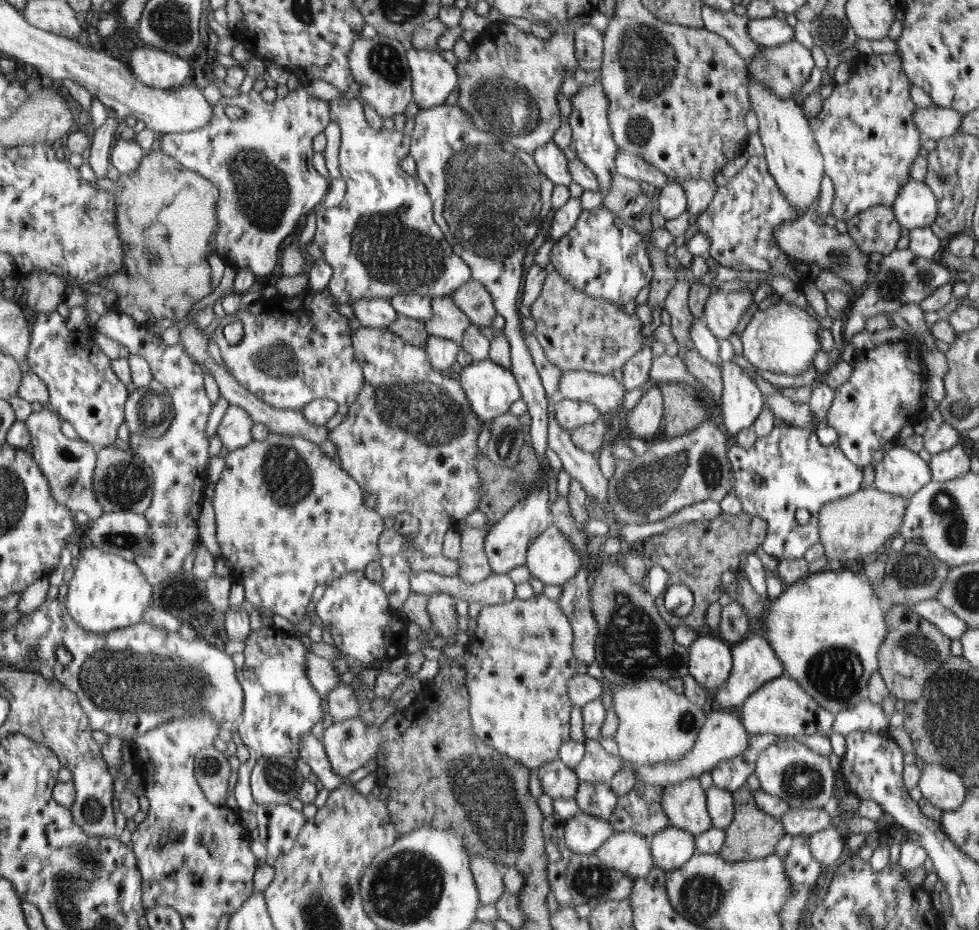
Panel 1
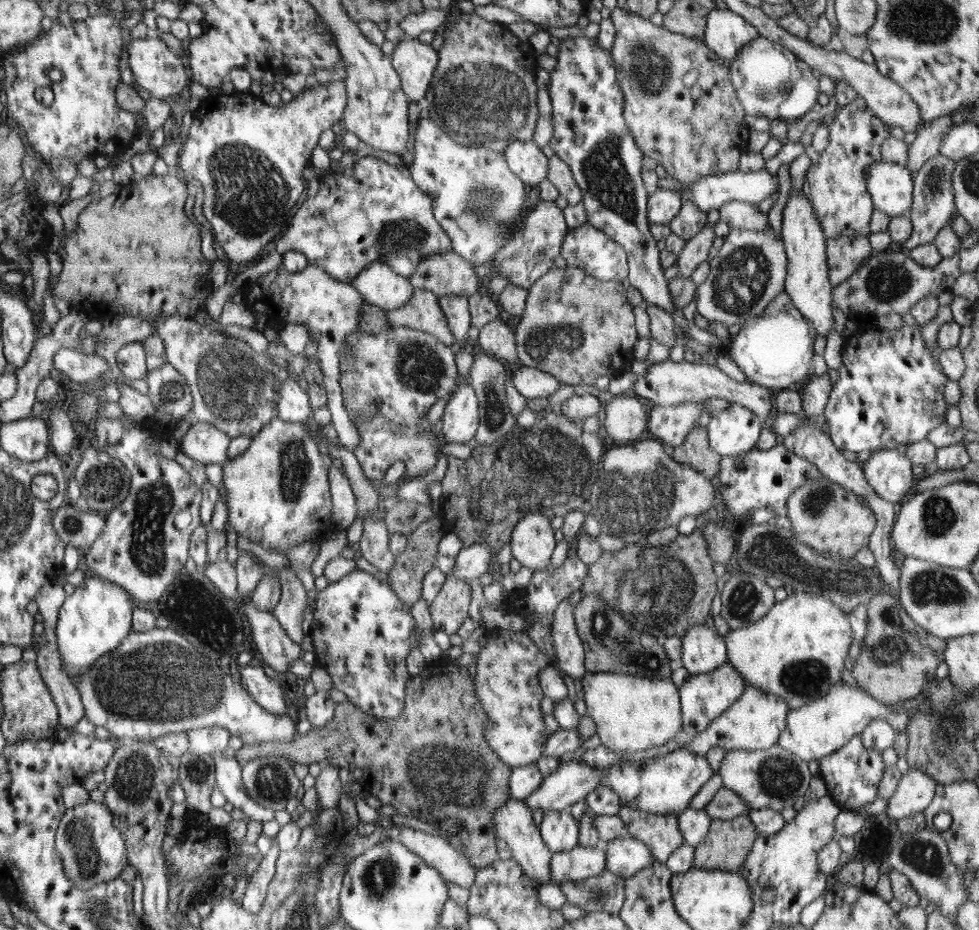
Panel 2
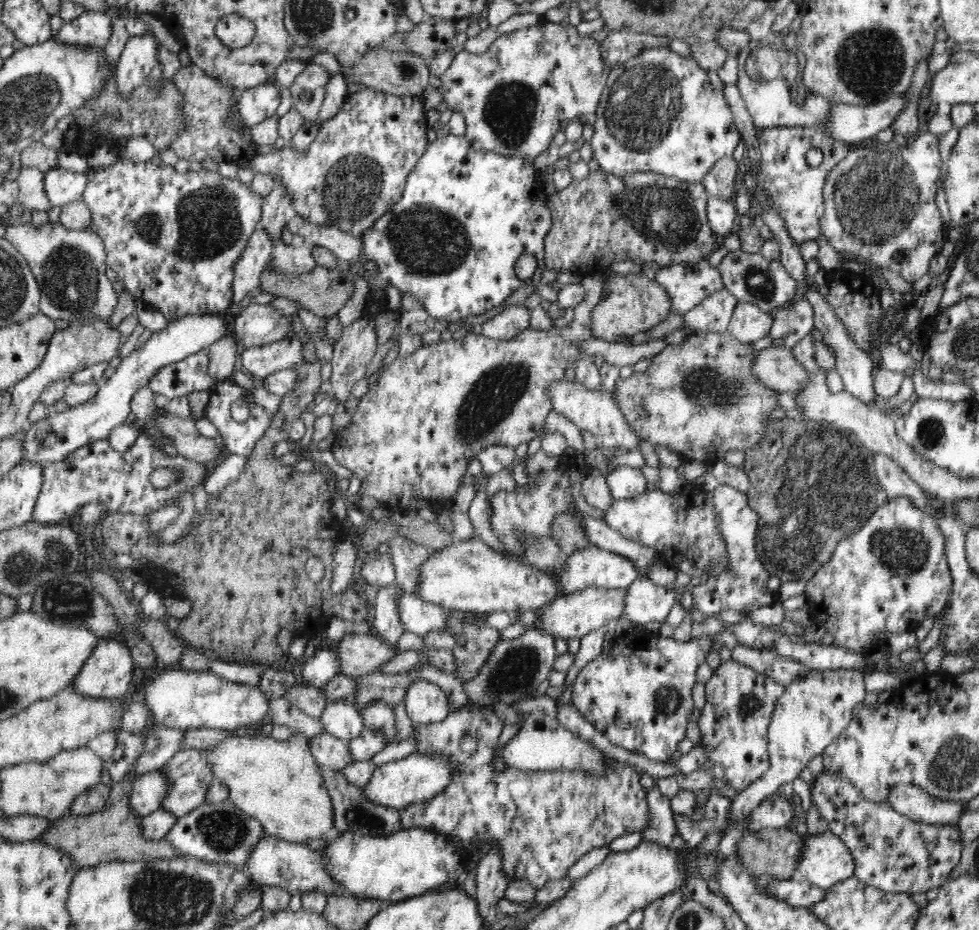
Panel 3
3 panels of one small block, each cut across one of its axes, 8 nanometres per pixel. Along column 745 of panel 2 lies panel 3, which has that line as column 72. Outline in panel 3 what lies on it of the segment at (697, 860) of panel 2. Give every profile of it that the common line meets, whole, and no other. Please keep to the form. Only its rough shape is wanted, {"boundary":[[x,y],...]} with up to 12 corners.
{"boundary":[[137,775],[102,810],[64,814],[37,838],[80,868],[184,856],[146,840],[129,810]]}

